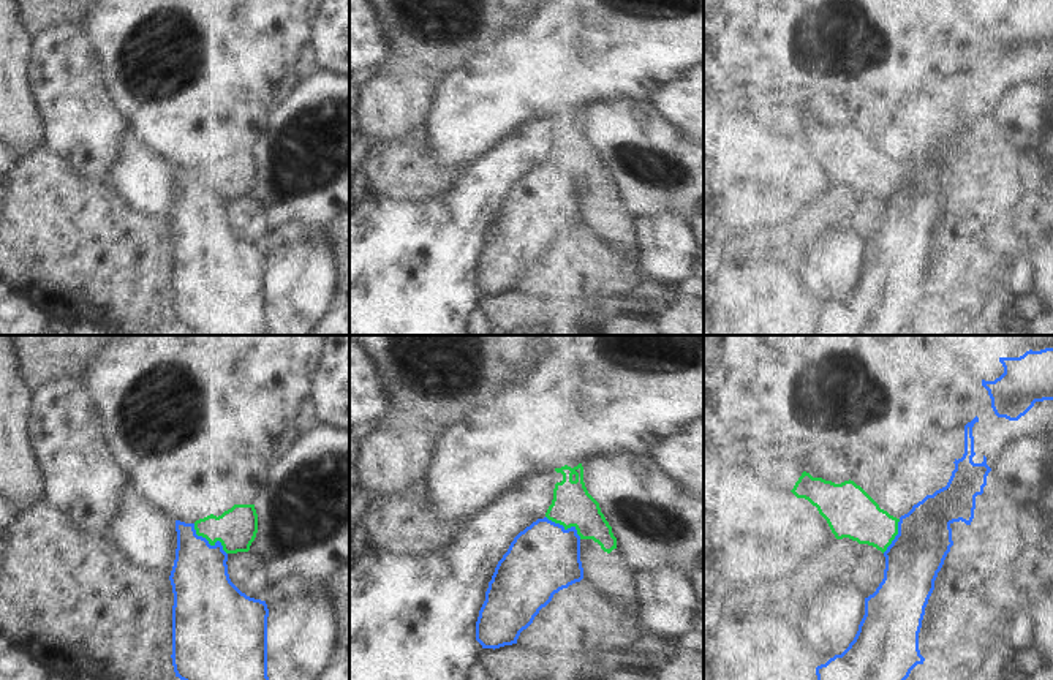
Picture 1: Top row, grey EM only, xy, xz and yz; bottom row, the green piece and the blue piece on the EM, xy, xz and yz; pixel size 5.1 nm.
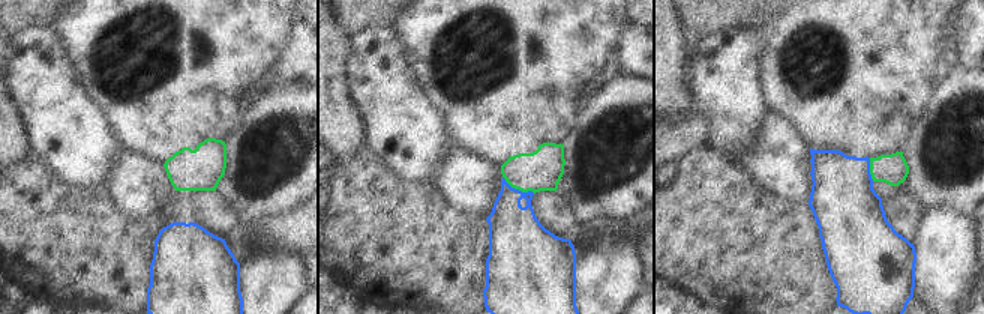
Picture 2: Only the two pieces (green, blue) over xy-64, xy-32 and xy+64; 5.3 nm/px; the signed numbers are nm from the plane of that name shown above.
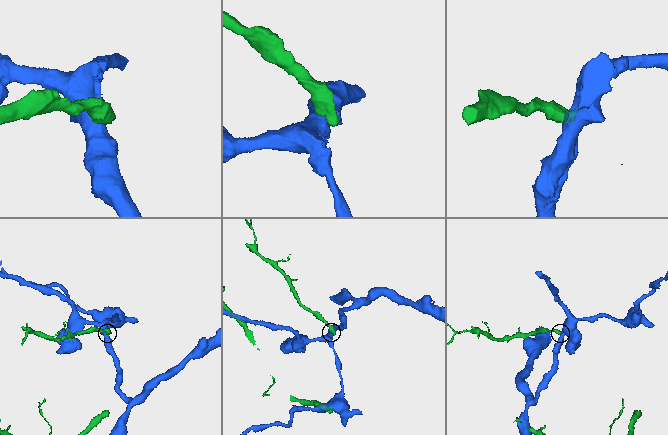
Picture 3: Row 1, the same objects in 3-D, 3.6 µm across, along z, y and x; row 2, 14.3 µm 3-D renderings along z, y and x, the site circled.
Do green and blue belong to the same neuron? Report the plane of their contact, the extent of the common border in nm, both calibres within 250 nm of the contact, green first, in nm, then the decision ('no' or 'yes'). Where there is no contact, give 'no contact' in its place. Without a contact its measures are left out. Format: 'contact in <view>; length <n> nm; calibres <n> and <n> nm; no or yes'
contact in xy; length 240 nm; calibres 220 and 300 nm; no

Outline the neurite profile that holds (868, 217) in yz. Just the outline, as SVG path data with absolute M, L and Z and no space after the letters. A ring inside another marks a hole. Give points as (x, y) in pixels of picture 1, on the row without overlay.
M876 193L865 198L847 220L849 228L857 234L862 244L876 237L884 225L885 202Z

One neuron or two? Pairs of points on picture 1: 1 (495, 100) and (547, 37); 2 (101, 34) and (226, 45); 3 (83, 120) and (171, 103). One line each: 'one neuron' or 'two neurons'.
1: one neuron
2: one neuron
3: two neurons

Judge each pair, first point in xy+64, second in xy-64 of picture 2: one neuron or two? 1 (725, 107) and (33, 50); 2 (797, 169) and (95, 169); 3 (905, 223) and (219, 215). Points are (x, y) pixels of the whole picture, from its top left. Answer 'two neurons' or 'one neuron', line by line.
1: one neuron
2: two neurons
3: one neuron

